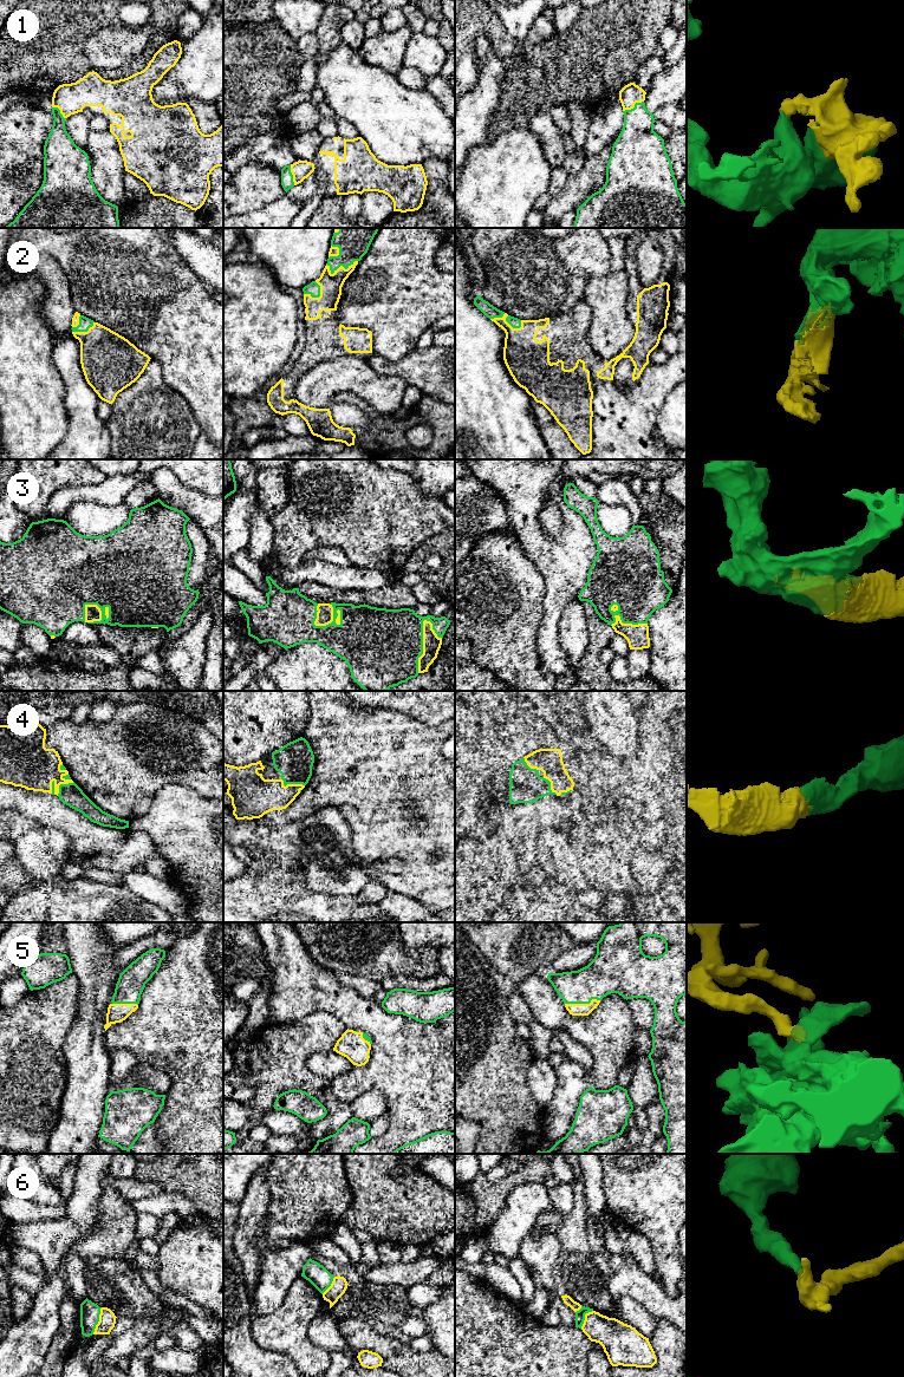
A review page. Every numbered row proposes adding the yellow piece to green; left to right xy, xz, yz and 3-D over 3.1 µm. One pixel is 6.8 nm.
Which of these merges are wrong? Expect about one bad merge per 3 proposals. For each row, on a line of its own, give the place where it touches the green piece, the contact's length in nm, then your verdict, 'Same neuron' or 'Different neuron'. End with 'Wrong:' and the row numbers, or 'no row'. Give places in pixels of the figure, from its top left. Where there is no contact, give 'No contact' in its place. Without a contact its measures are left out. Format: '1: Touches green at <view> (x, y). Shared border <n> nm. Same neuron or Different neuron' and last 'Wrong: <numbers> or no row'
1: Touches green at yz (635, 106). Shared border 160 nm. Same neuron
2: Touches green at xz (340, 265). Shared border 220 nm. Same neuron
3: Touches green at xz (318, 626). Shared border 220 nm. Same neuron
4: Touches green at xz (291, 783). Shared border 170 nm. Same neuron
5: Touches green at yz (581, 1003). Shared border 240 nm. Same neuron
6: Touches green at xy (98, 1320). Shared border 200 nm. Different neuron
Wrong: 6

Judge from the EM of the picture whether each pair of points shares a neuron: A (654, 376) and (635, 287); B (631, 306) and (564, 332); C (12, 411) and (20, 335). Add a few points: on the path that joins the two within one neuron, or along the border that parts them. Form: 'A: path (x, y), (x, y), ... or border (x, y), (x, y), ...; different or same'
A: border (648, 363), (633, 382); different
B: path (641, 333), (641, 339), (611, 364), (591, 359); same
C: path (19, 392), (20, 354); same

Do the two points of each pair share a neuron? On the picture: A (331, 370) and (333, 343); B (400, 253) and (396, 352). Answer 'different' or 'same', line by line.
A: different
B: same

